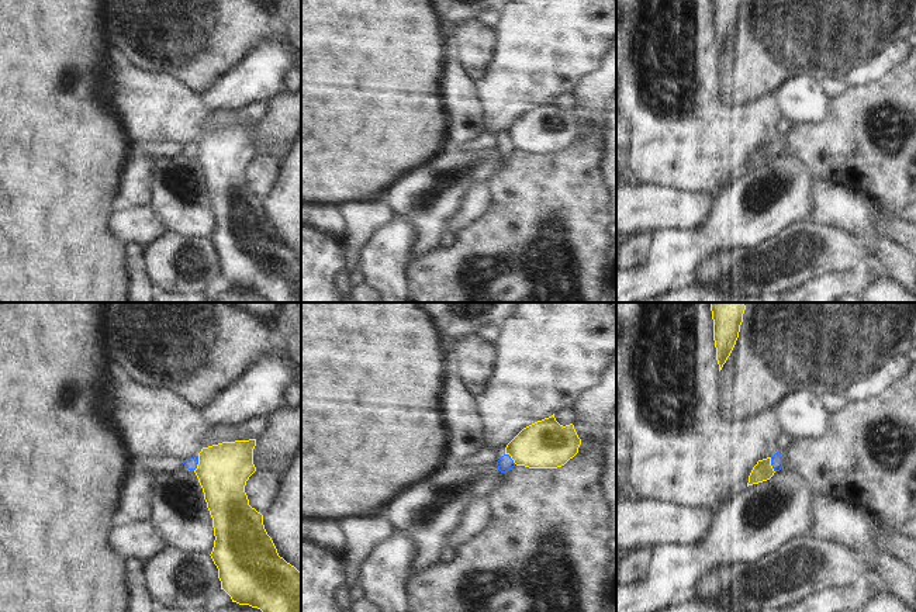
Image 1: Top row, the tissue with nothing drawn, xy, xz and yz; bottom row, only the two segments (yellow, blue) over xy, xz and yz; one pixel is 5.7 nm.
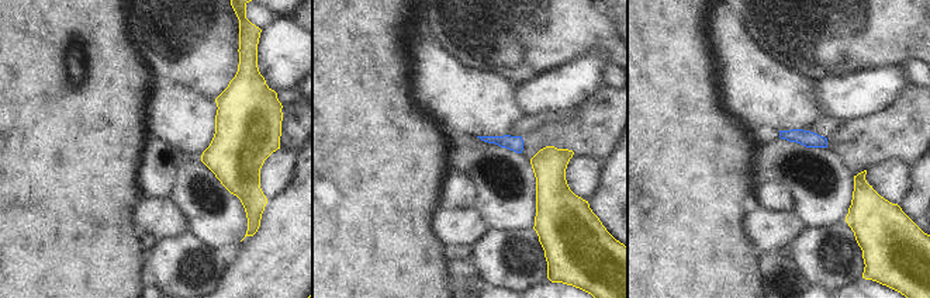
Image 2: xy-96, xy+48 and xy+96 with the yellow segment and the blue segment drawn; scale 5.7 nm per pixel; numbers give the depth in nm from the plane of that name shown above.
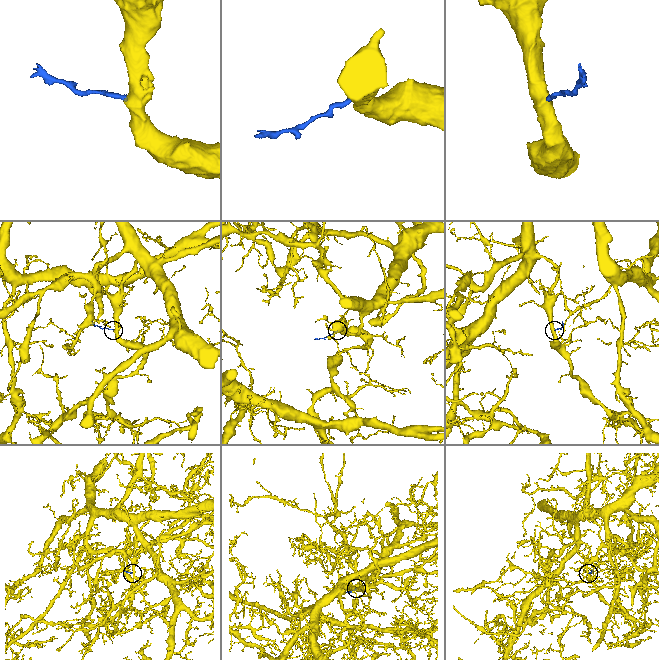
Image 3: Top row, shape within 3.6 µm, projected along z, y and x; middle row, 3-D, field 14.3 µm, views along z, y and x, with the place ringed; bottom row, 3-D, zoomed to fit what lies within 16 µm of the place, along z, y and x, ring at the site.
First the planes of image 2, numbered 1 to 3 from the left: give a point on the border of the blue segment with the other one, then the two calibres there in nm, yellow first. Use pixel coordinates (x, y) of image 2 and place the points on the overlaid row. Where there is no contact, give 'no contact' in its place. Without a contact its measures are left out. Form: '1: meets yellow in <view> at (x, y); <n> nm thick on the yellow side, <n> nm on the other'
1: no contact
2: no contact
3: no contact

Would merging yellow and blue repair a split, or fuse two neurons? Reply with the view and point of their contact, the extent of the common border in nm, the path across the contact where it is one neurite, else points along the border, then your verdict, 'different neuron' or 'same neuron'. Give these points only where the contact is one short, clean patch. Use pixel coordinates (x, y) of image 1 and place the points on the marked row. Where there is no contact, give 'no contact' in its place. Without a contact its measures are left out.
meets yellow in xy at (199, 463); contact 90 nm long; border along xy (199, 456), (199, 463), (193, 470); different neuron

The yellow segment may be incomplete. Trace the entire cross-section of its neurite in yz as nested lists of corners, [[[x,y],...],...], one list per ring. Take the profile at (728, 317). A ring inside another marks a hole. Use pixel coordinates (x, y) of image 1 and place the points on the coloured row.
[[[711,302],[719,371],[736,345],[744,310],[746,305],[743,302]]]

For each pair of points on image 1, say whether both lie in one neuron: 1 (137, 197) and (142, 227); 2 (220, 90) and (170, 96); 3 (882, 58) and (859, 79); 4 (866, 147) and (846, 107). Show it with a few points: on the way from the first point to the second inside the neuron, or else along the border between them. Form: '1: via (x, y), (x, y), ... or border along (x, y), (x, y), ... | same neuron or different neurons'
1: border along (148, 204), (113, 210) | different neurons
2: border along (197, 94), (210, 110) | different neurons
3: via (877, 64), (864, 73) | same neuron
4: via (866, 137), (863, 124), (856, 117) | same neuron

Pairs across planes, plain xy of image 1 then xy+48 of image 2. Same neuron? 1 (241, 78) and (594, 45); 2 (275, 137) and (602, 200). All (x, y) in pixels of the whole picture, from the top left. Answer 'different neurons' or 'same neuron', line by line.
1: different neurons
2: different neurons

